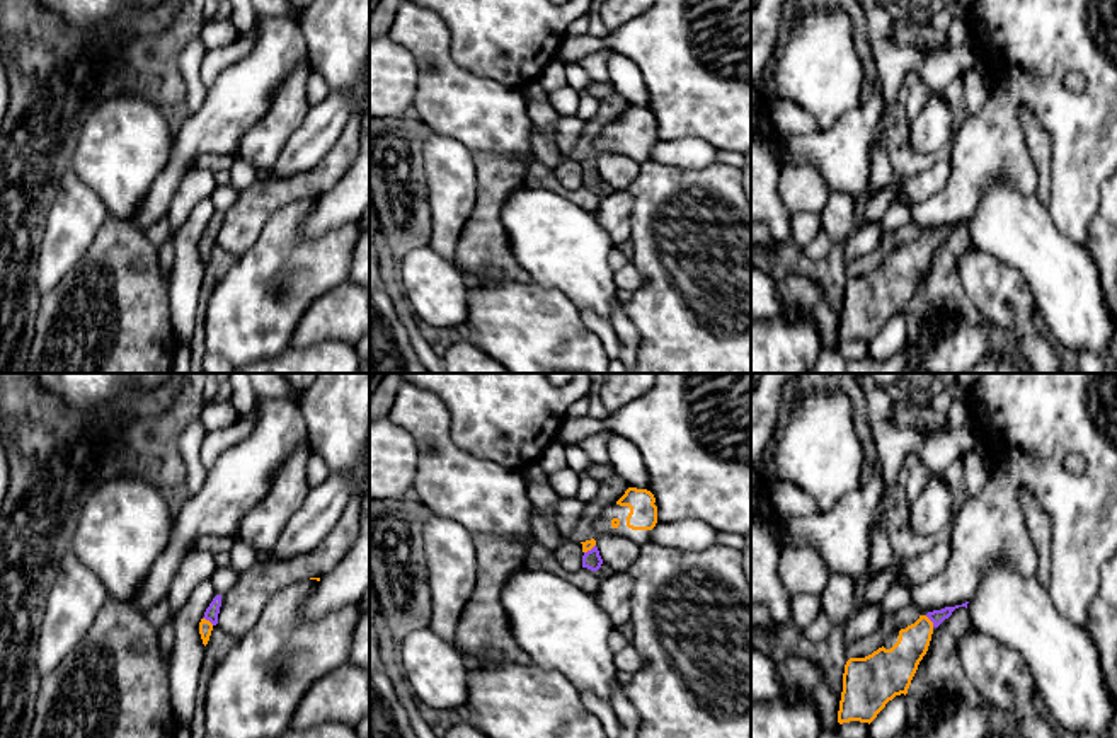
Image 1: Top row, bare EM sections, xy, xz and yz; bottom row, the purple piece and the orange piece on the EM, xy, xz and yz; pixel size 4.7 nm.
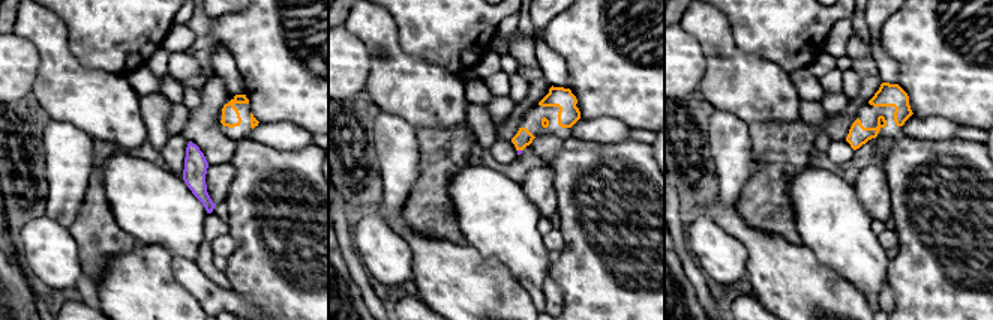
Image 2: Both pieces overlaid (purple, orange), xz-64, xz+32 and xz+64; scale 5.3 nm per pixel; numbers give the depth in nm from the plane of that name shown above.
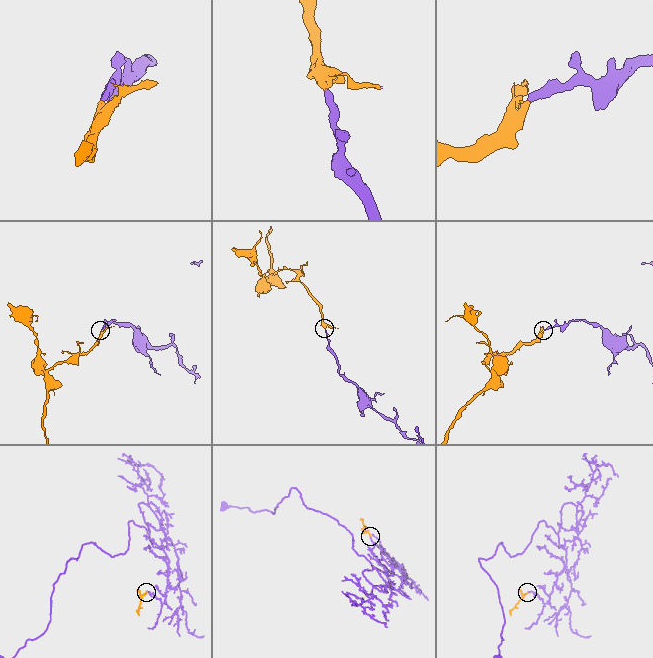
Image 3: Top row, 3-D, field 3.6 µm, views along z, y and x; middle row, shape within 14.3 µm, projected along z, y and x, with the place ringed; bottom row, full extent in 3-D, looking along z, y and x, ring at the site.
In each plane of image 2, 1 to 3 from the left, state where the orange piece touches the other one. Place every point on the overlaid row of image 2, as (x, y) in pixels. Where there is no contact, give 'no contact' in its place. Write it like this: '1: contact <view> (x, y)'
1: no contact
2: contact xz+32 (519, 150)
3: no contact

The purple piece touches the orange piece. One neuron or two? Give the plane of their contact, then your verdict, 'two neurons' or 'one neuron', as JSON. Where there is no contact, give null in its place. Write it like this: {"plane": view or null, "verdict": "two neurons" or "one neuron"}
{"plane": "yz", "verdict": "one neuron"}

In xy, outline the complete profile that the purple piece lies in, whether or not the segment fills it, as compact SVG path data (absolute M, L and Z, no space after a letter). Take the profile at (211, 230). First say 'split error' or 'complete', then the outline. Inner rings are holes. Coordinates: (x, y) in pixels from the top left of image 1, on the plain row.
split error; M216 213L199 240L199 252L204 264L209 259L213 245L218 242L220 225L221 225L221 213Z

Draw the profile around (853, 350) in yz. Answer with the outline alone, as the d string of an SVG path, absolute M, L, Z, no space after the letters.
M850 339L838 344L838 351L848 361L860 361L868 356L868 341Z

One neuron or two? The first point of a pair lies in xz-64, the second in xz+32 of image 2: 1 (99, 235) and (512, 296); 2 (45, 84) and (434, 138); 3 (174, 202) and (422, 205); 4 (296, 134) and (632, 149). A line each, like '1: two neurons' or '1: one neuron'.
1: two neurons
2: two neurons
3: two neurons
4: two neurons

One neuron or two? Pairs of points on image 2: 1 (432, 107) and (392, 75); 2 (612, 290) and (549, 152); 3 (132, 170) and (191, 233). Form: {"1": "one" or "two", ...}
{"1": "one", "2": "two", "3": "one"}

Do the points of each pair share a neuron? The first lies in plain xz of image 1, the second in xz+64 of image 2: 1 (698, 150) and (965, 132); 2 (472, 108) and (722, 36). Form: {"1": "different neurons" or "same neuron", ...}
{"1": "different neurons", "2": "same neuron"}

